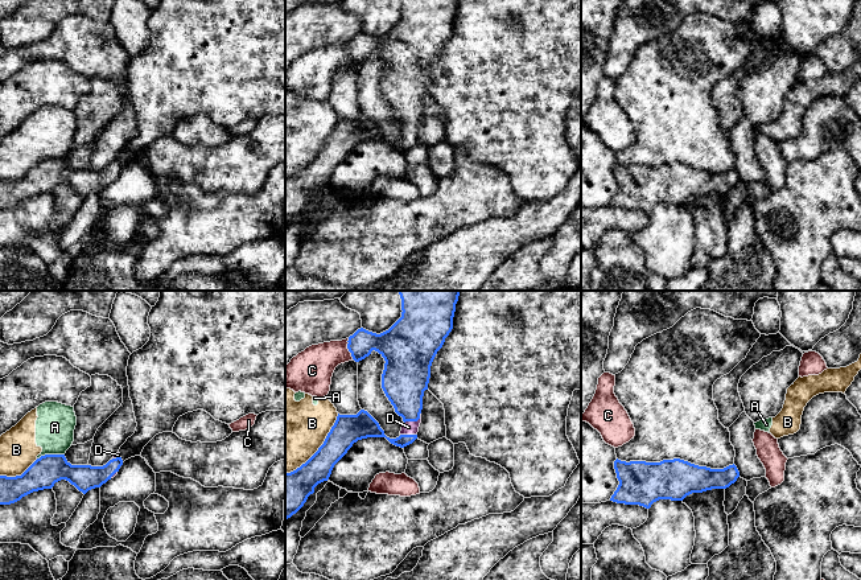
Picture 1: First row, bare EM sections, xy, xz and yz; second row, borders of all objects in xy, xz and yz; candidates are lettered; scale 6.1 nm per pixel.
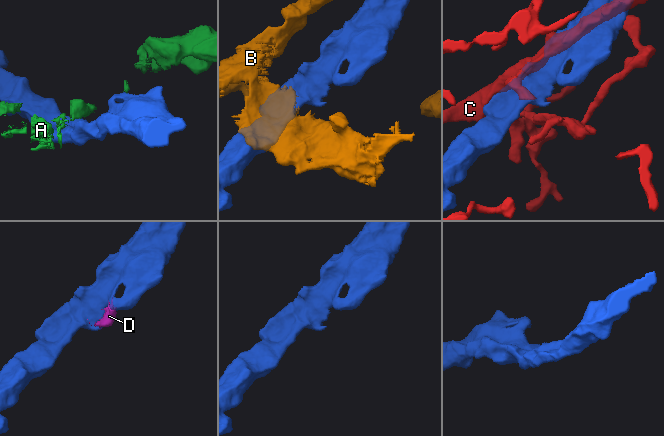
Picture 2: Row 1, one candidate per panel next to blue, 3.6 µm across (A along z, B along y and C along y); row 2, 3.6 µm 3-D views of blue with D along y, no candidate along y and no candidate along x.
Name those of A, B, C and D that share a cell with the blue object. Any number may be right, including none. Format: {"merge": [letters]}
{"merge": ["D"]}

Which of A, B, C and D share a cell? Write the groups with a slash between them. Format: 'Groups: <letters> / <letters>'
Groups: A B / C / D

